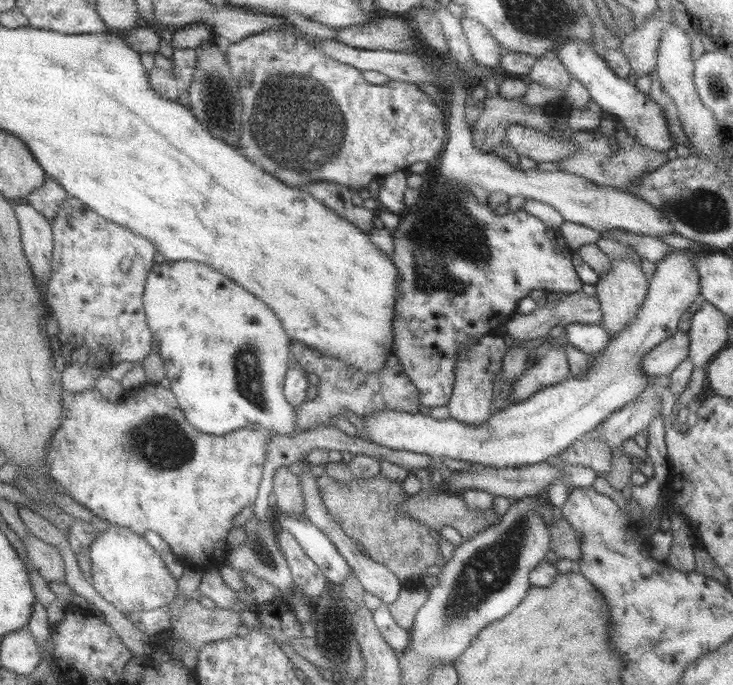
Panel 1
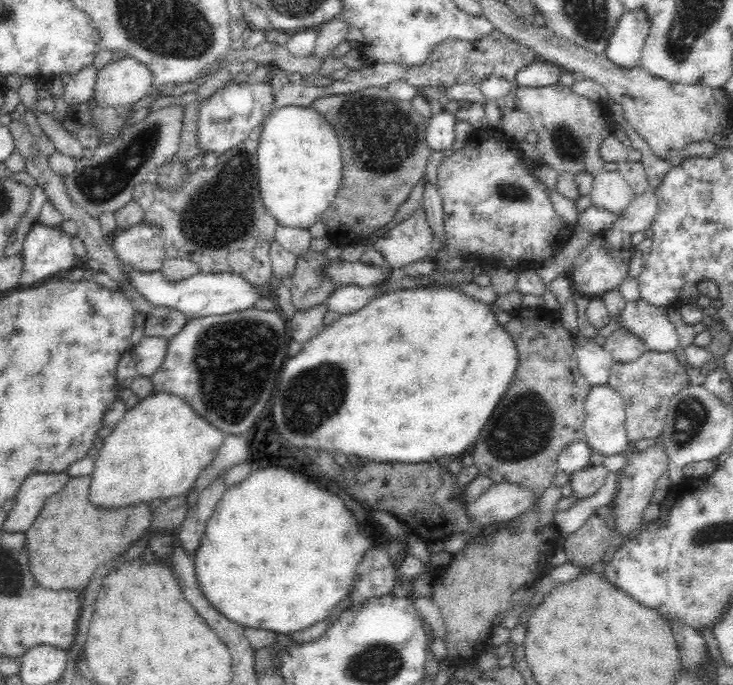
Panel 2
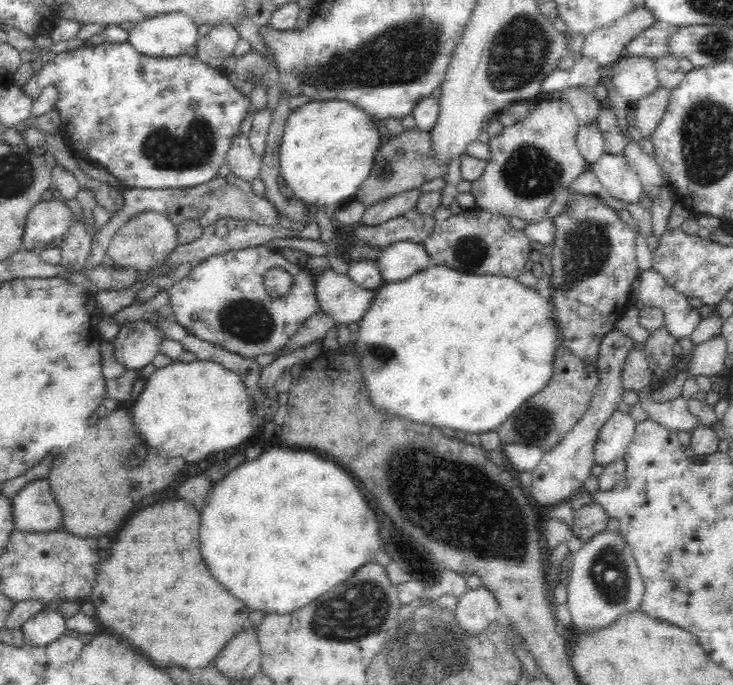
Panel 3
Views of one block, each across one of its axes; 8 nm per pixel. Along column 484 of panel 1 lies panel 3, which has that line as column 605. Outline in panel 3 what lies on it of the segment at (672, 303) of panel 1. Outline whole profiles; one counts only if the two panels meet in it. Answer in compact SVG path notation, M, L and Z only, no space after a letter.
M616 409L599 431L595 447L595 464L610 464L626 454L635 433L636 421L630 413Z

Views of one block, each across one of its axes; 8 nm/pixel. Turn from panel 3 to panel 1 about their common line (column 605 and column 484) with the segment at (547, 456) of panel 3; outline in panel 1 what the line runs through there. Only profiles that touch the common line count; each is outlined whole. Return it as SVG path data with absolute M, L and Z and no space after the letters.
M486 334L474 340L468 348L460 351L456 362L455 388L448 402L450 416L468 425L482 425L494 414L494 375L501 370L504 356L508 350L506 336Z

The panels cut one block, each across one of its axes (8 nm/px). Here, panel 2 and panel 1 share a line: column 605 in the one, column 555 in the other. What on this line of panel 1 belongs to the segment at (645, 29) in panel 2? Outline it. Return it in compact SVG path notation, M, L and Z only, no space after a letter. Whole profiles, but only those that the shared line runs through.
M568 40L562 46L558 46L551 55L558 57L564 63L570 76L576 77L578 81L582 82L582 85L588 89L591 100L596 102L602 110L618 116L627 128L630 137L636 139L642 147L658 153L675 149L675 138L668 129L668 120L664 116L665 112L662 111L661 106L651 97L640 92L636 85L627 78L620 78L610 68L608 62L598 55L593 44L586 44L580 40Z

